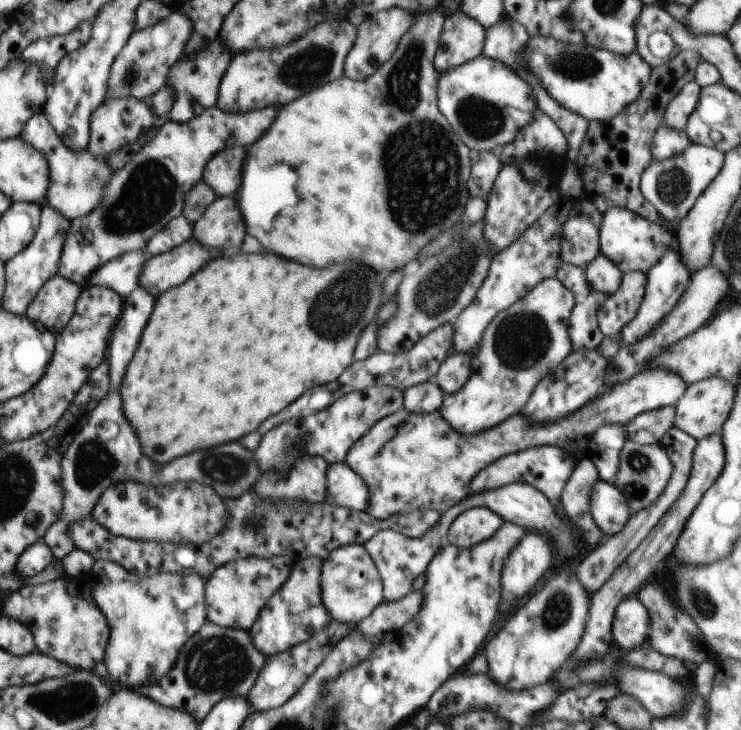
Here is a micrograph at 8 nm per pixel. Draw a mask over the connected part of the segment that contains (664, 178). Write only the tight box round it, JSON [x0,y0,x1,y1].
[640,143,724,221]

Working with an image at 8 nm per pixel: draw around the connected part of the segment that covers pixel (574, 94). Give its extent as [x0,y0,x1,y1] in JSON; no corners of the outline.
[524,36,651,123]

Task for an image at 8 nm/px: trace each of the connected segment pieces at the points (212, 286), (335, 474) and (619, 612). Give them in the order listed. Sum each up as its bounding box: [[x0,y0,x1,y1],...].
[[120,254,384,464],[325,462,370,512],[612,596,650,650]]

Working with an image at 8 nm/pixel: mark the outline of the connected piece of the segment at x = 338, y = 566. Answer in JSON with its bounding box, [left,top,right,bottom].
[320,544,384,624]

